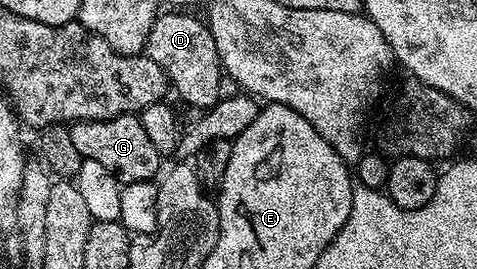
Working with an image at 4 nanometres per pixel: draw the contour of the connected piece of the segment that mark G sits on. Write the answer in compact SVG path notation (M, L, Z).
M137 115L113 116L110 120L80 120L69 125L68 129L73 145L79 150L82 159L100 162L104 170L118 179L119 185L154 180L159 175L158 167L164 164L164 158L156 146L152 146Z

